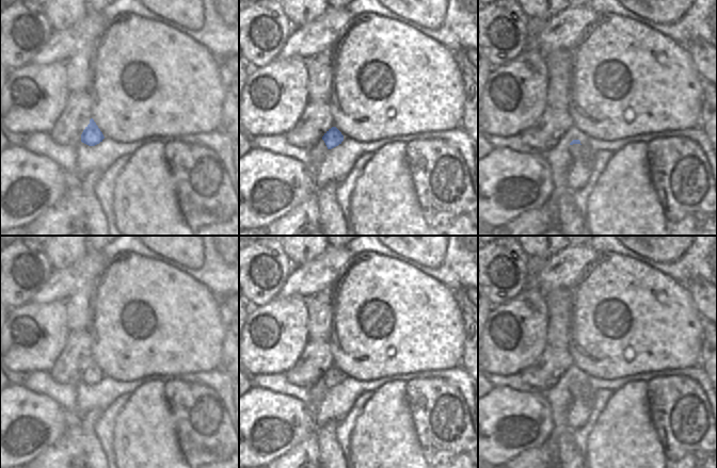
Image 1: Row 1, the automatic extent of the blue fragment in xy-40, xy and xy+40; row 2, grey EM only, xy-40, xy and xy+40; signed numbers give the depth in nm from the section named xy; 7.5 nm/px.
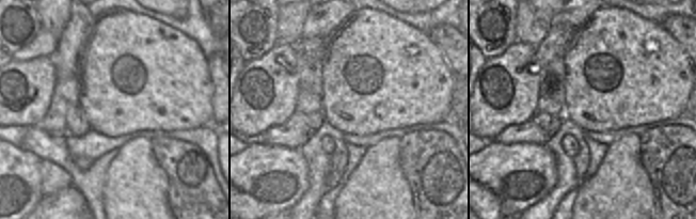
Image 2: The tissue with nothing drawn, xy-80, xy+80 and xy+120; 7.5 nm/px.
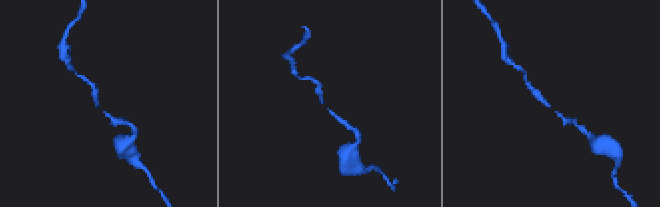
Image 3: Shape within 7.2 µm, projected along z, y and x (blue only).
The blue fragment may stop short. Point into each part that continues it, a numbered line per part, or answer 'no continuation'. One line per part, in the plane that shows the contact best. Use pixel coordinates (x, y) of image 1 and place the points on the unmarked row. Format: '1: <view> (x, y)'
1: xy+40 (575, 388)

